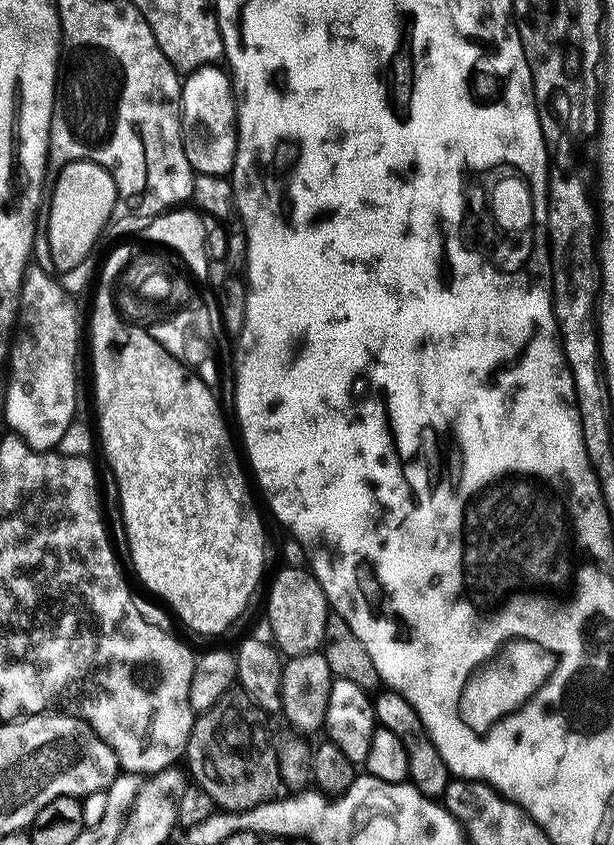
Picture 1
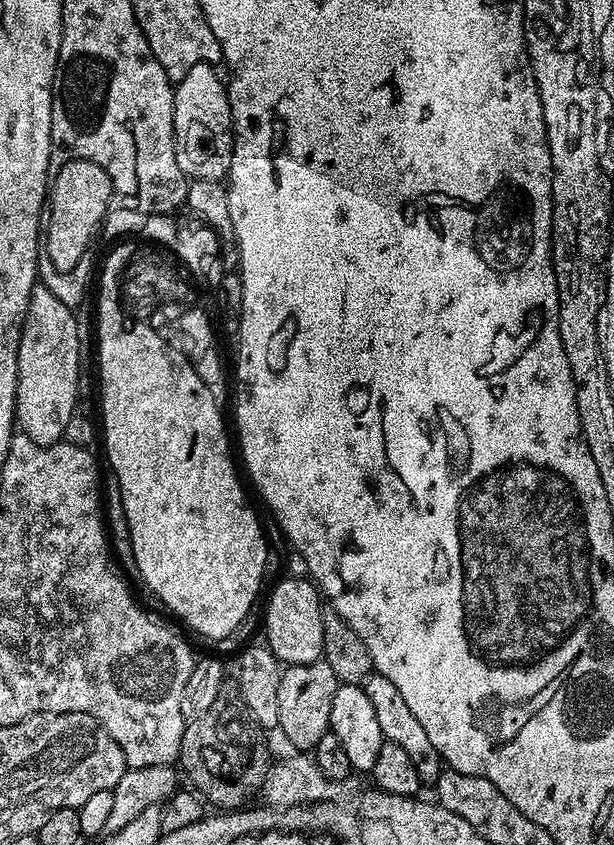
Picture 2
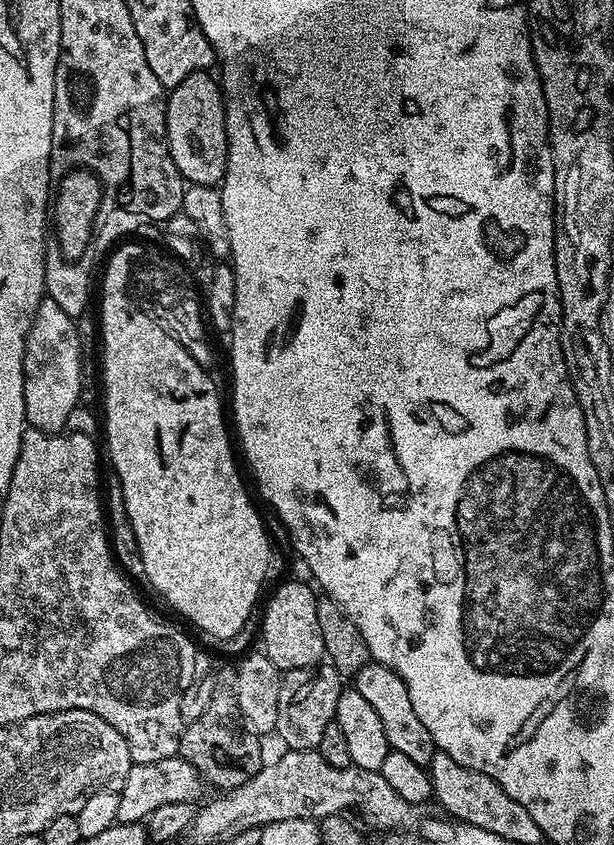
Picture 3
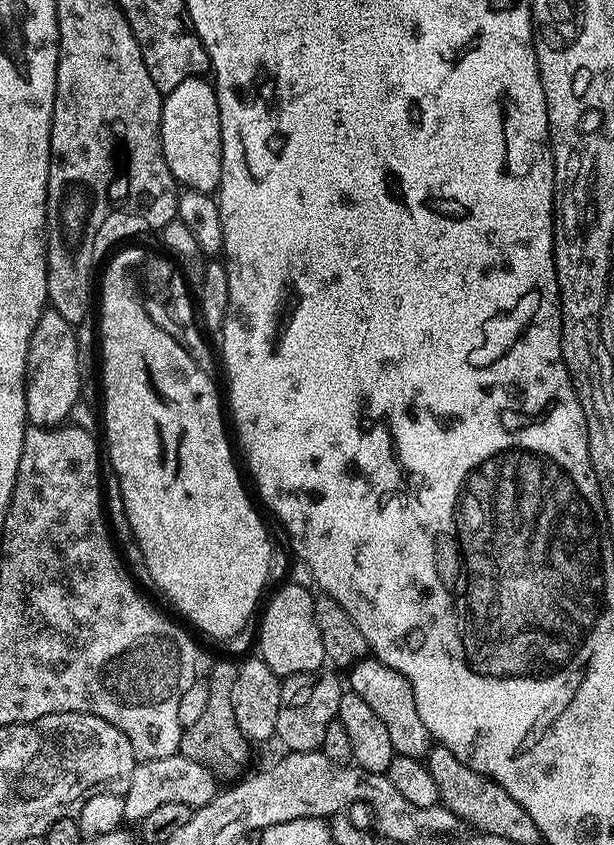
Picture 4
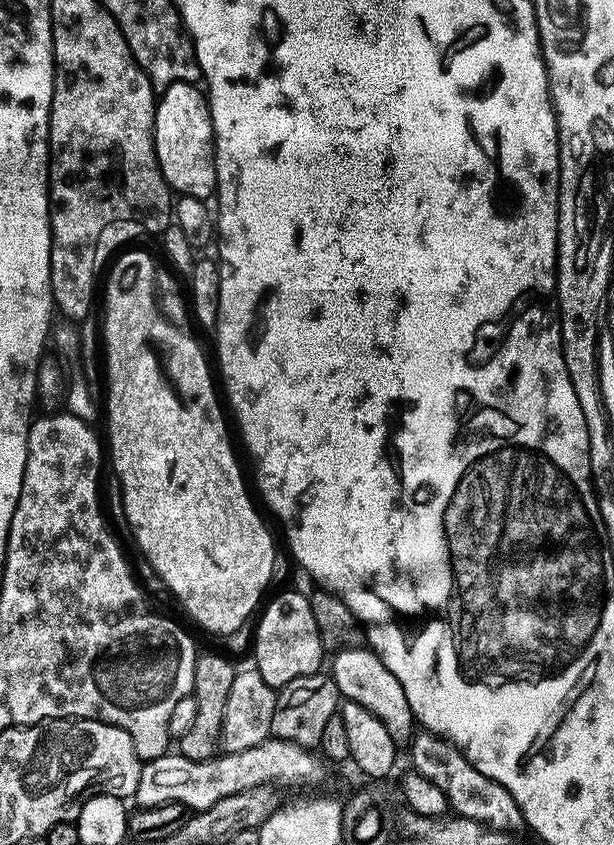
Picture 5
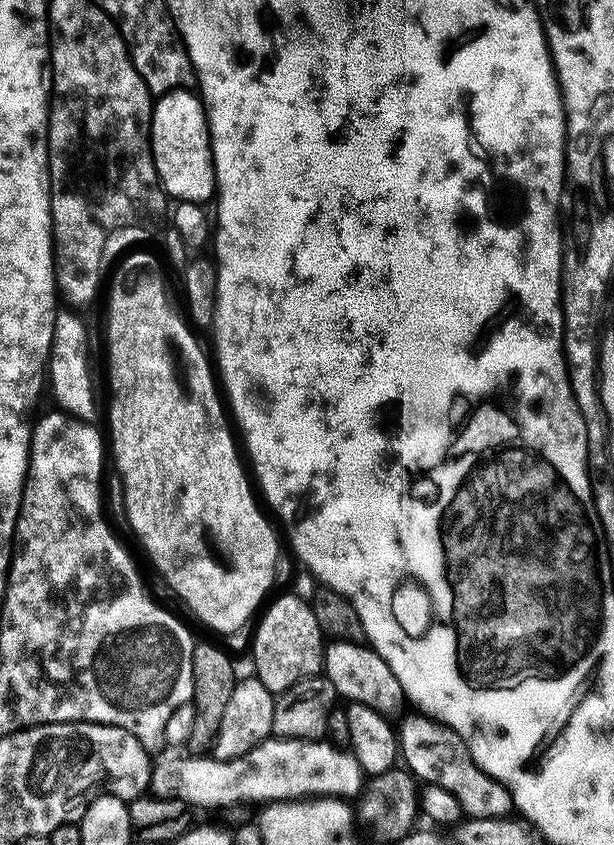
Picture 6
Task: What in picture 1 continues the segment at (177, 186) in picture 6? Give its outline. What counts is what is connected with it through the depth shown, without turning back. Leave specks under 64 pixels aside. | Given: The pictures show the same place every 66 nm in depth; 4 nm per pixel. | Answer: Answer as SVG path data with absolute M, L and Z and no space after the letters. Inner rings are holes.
M205 66L189 72L183 77L180 90L180 114L182 117L182 131L184 133L184 149L186 162L190 162L193 173L214 174L228 176L234 166L236 157L236 102L232 81L229 73L220 66Z

